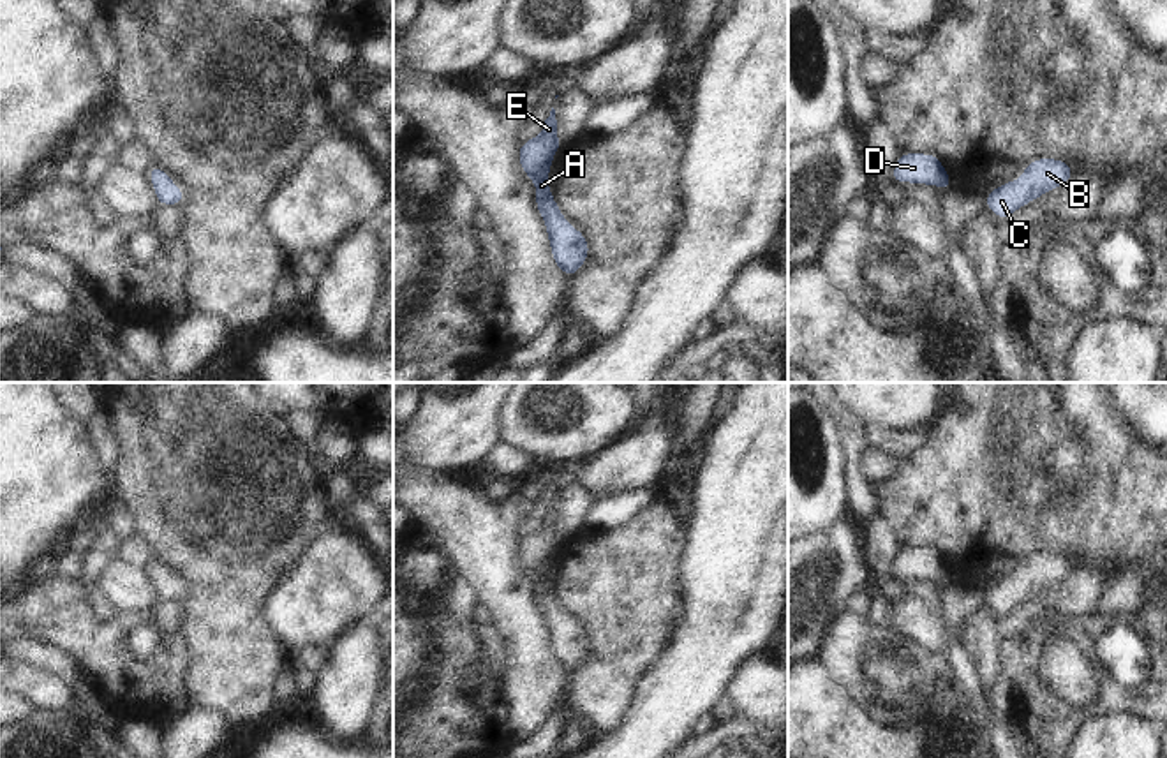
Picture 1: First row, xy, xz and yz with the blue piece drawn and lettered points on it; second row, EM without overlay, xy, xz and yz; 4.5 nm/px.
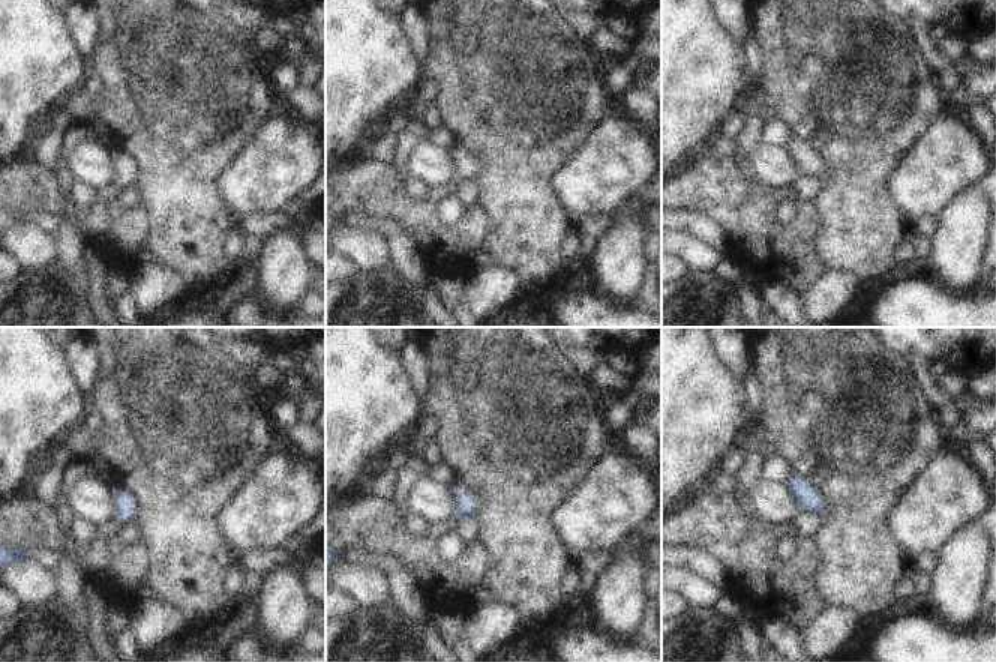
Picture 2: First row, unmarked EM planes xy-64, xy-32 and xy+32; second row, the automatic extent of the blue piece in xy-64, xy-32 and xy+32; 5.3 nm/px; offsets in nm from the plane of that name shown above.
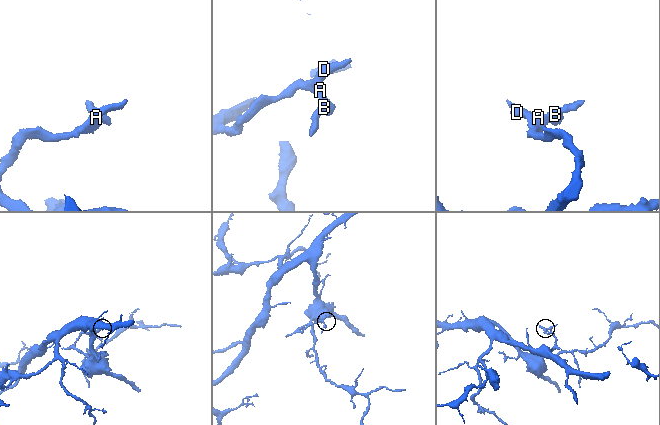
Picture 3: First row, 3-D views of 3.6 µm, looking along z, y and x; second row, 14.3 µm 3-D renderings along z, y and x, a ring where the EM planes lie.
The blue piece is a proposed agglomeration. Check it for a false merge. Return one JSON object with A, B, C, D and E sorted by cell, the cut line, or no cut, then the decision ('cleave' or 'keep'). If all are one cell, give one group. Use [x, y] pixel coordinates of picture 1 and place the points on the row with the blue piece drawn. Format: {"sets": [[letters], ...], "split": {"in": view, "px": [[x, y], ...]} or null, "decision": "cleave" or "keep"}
{"sets": [["A", "B", "C", "D", "E"]], "split": null, "decision": "keep"}

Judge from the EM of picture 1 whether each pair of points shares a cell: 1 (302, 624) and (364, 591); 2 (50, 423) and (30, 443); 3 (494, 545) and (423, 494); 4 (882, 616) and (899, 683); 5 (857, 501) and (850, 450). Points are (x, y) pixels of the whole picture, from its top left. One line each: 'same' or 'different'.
1: same
2: same
3: same
4: different
5: same

